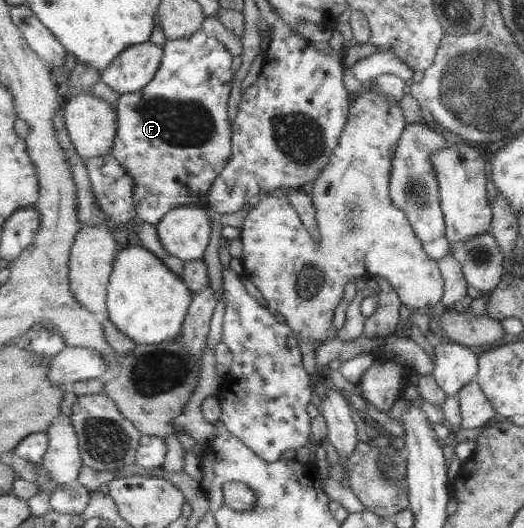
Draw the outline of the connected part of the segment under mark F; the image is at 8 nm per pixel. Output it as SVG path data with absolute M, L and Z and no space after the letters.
M205 29L197 31L193 36L182 39L167 40L163 45L165 49L161 69L158 69L157 76L141 92L121 94L117 102L118 112L118 131L114 140L114 157L128 170L128 173L135 181L135 208L138 219L155 226L162 221L162 218L173 209L180 206L192 206L205 204L209 189L217 177L223 172L223 169L231 161L233 156L233 123L230 123L228 117L228 99L230 99L230 89L234 81L235 72L232 71L234 65L234 56L229 49L226 49L224 42L220 41L212 34L208 34Z

